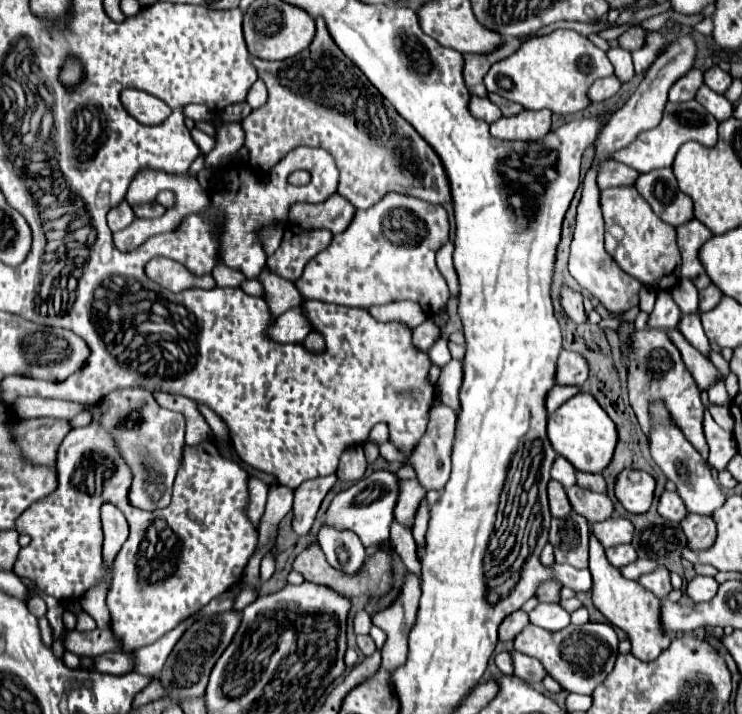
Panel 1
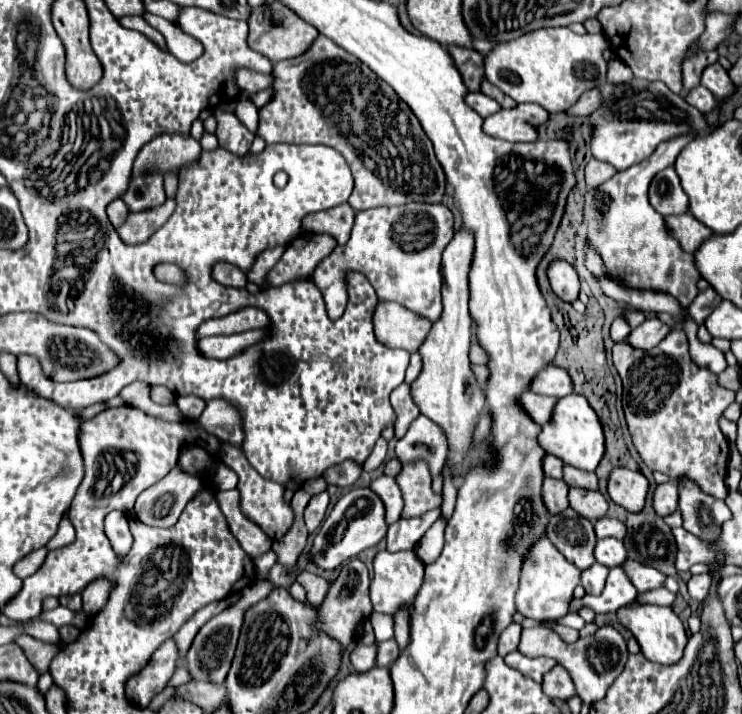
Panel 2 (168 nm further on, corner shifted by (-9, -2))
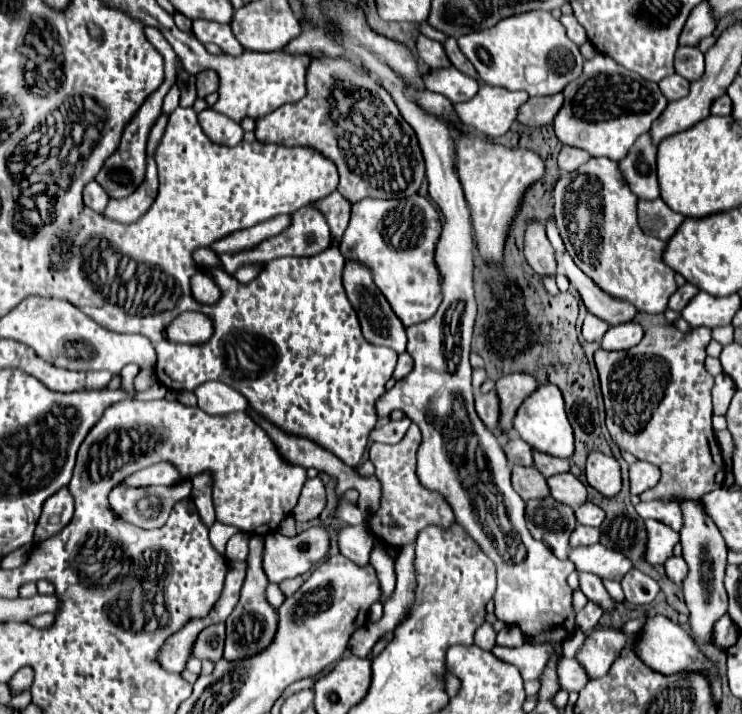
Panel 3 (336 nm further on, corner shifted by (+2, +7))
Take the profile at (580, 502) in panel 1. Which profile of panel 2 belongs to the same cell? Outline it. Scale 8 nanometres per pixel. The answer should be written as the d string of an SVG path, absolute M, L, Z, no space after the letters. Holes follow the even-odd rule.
M572 487L568 493L568 499L570 499L570 507L592 523L596 523L600 517L606 517L608 513L608 501L600 491Z

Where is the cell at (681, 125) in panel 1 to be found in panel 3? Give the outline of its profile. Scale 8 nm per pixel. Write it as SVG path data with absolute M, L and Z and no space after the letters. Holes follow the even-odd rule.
M603 54L585 60L583 74L563 88L563 96L563 106L553 118L555 136L567 146L609 160L621 160L633 142L651 128L667 106L667 100L655 82L625 70Z

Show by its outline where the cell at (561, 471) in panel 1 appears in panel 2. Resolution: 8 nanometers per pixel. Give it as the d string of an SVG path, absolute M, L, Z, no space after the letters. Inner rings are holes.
M554 455L544 457L544 473L546 473L546 477L562 479L562 475L564 475L562 469L564 469L564 463L558 457L554 457Z

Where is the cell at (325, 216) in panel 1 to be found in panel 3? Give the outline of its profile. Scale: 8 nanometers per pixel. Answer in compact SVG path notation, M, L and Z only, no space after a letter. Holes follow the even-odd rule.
M333 192L321 200L315 202L315 206L325 214L329 228L331 228L331 238L333 244L339 246L341 236L349 224L349 214L351 214L351 202L345 200L339 192Z

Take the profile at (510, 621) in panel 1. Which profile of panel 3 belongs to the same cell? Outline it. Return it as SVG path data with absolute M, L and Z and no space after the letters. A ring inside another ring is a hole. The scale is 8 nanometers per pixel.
M481 624L473 636L473 644L483 648L483 650L491 650L495 646L495 630L491 628L491 624Z

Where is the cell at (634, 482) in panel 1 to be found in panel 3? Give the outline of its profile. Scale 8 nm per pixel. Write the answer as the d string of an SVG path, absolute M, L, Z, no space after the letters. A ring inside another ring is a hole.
M591 452L587 456L587 482L603 496L615 496L621 490L621 470L613 456Z

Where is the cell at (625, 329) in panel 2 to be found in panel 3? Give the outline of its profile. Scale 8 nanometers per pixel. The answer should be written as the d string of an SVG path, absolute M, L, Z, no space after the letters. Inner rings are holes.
M591 314L585 316L585 322L581 326L581 334L587 342L601 342L601 338L607 330L609 330L609 324L605 324L603 320L599 320L597 316L591 316Z

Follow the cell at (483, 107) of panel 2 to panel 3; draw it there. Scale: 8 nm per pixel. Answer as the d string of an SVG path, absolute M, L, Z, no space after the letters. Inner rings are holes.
M453 66L441 70L429 70L427 74L423 74L423 84L431 92L439 92L447 96L453 104L471 100L471 96L477 94L479 90L479 82L475 78L459 72Z

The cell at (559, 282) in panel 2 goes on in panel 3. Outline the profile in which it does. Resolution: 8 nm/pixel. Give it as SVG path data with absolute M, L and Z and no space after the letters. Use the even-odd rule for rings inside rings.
M537 220L529 222L525 228L525 238L523 238L523 252L525 258L529 262L529 266L537 272L537 274L555 274L557 262L555 262L555 250L549 244L547 236L545 236L545 228L543 224L539 224Z

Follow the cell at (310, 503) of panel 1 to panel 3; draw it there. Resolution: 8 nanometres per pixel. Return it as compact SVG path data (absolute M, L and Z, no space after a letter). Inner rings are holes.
M311 478L311 480L305 482L303 492L301 492L301 496L299 496L299 502L297 502L297 506L293 508L291 516L293 516L297 522L315 520L315 518L319 518L319 514L323 512L325 504L327 504L327 496L325 496L325 488L323 488L321 478Z

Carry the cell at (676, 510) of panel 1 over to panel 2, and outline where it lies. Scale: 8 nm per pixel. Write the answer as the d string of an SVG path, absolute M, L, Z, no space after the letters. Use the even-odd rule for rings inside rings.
M674 481L658 485L658 489L654 491L654 511L660 517L668 517L670 513L674 513L678 509L678 487Z

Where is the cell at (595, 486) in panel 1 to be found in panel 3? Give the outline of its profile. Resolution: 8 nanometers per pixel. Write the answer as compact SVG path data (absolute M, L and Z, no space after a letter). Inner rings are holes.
M533 452L533 468L537 468L545 478L561 472L569 472L569 462L543 452Z

